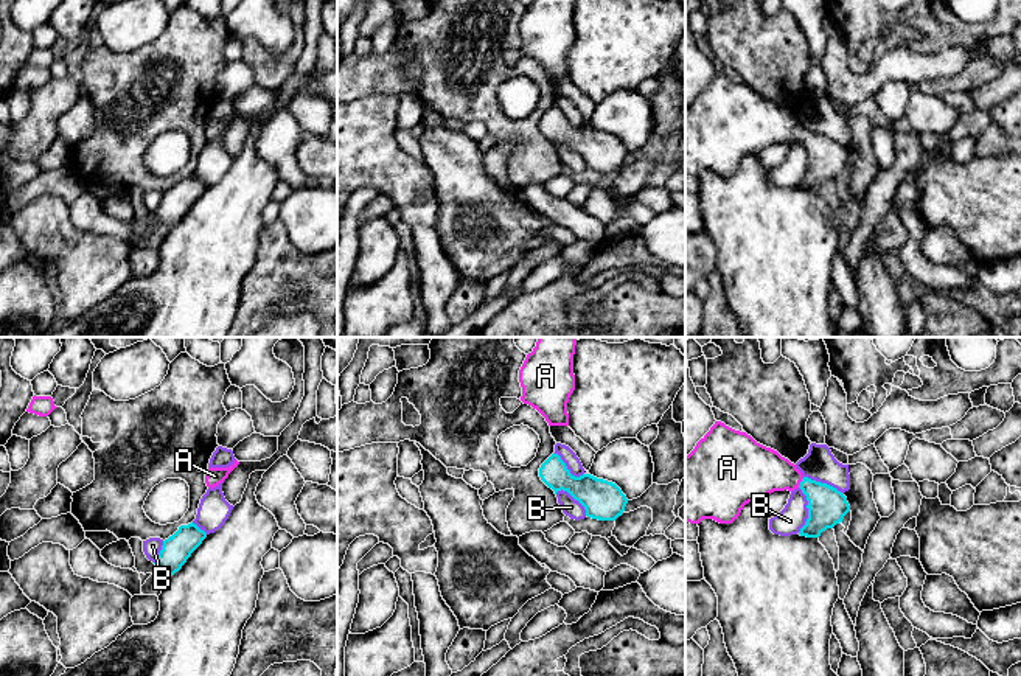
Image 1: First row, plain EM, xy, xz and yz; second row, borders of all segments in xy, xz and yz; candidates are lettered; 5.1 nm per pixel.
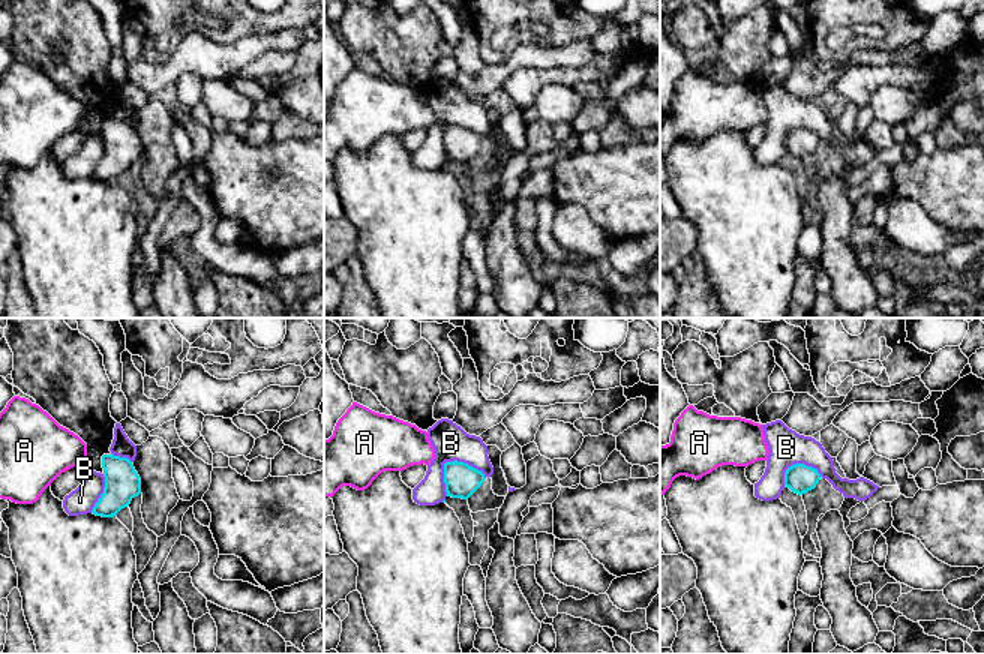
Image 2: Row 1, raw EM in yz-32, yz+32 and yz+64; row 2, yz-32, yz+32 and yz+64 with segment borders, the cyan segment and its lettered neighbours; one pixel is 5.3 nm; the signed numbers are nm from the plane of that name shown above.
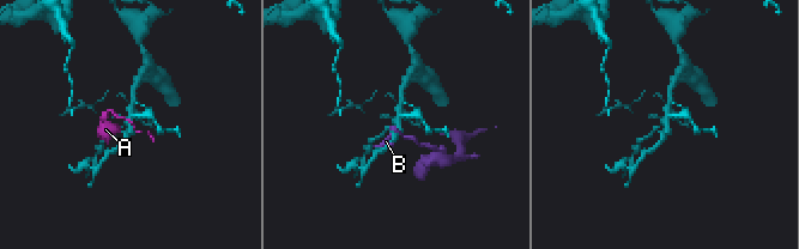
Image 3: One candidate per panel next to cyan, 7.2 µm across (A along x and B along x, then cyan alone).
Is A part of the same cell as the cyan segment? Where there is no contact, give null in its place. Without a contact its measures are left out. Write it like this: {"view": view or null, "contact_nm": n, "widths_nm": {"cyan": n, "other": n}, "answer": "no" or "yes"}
{"view": "yz", "contact_nm": 70, "widths_nm": {"cyan": 200, "other": 280}, "answer": "yes"}

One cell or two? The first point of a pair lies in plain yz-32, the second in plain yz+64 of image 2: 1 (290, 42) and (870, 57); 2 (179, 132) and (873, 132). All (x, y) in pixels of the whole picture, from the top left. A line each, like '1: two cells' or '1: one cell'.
1: one cell
2: two cells

